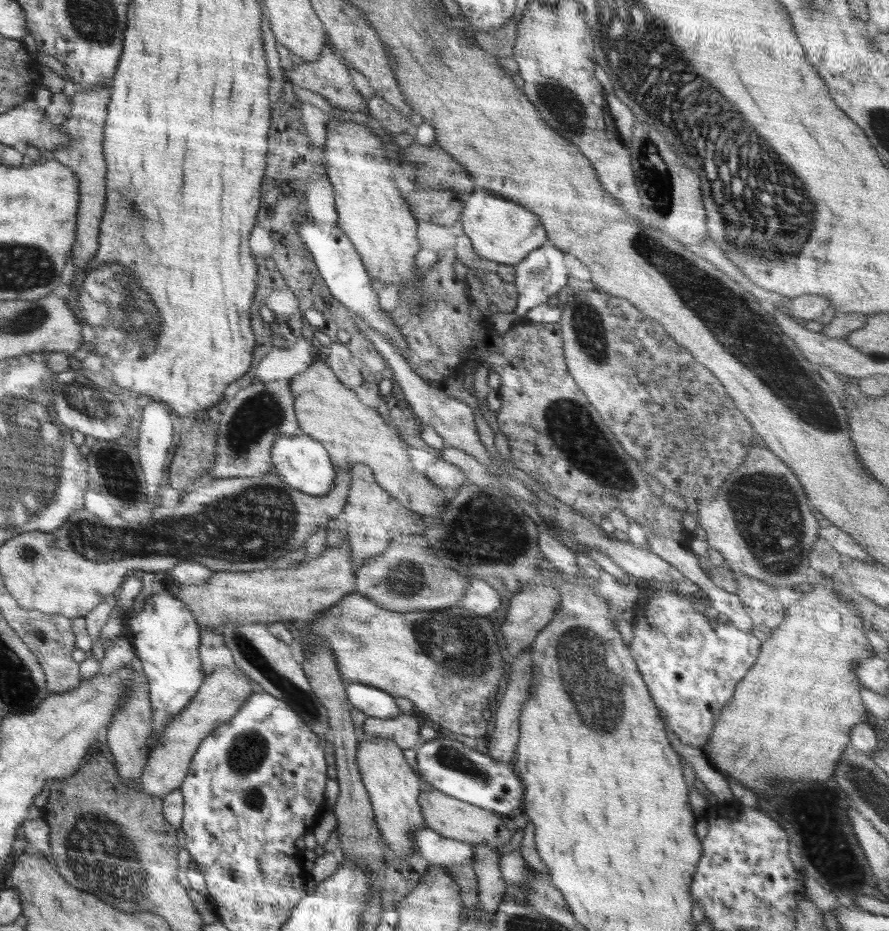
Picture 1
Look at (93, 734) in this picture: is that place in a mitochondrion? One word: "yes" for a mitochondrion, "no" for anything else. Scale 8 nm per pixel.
no

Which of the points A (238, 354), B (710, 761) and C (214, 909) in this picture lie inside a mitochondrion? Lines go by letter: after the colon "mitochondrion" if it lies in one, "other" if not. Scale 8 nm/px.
A: other
B: other
C: other

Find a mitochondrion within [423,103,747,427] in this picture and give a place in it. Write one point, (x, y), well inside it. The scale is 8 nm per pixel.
(655, 179)

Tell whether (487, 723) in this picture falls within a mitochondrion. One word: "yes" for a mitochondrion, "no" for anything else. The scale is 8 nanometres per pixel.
no

